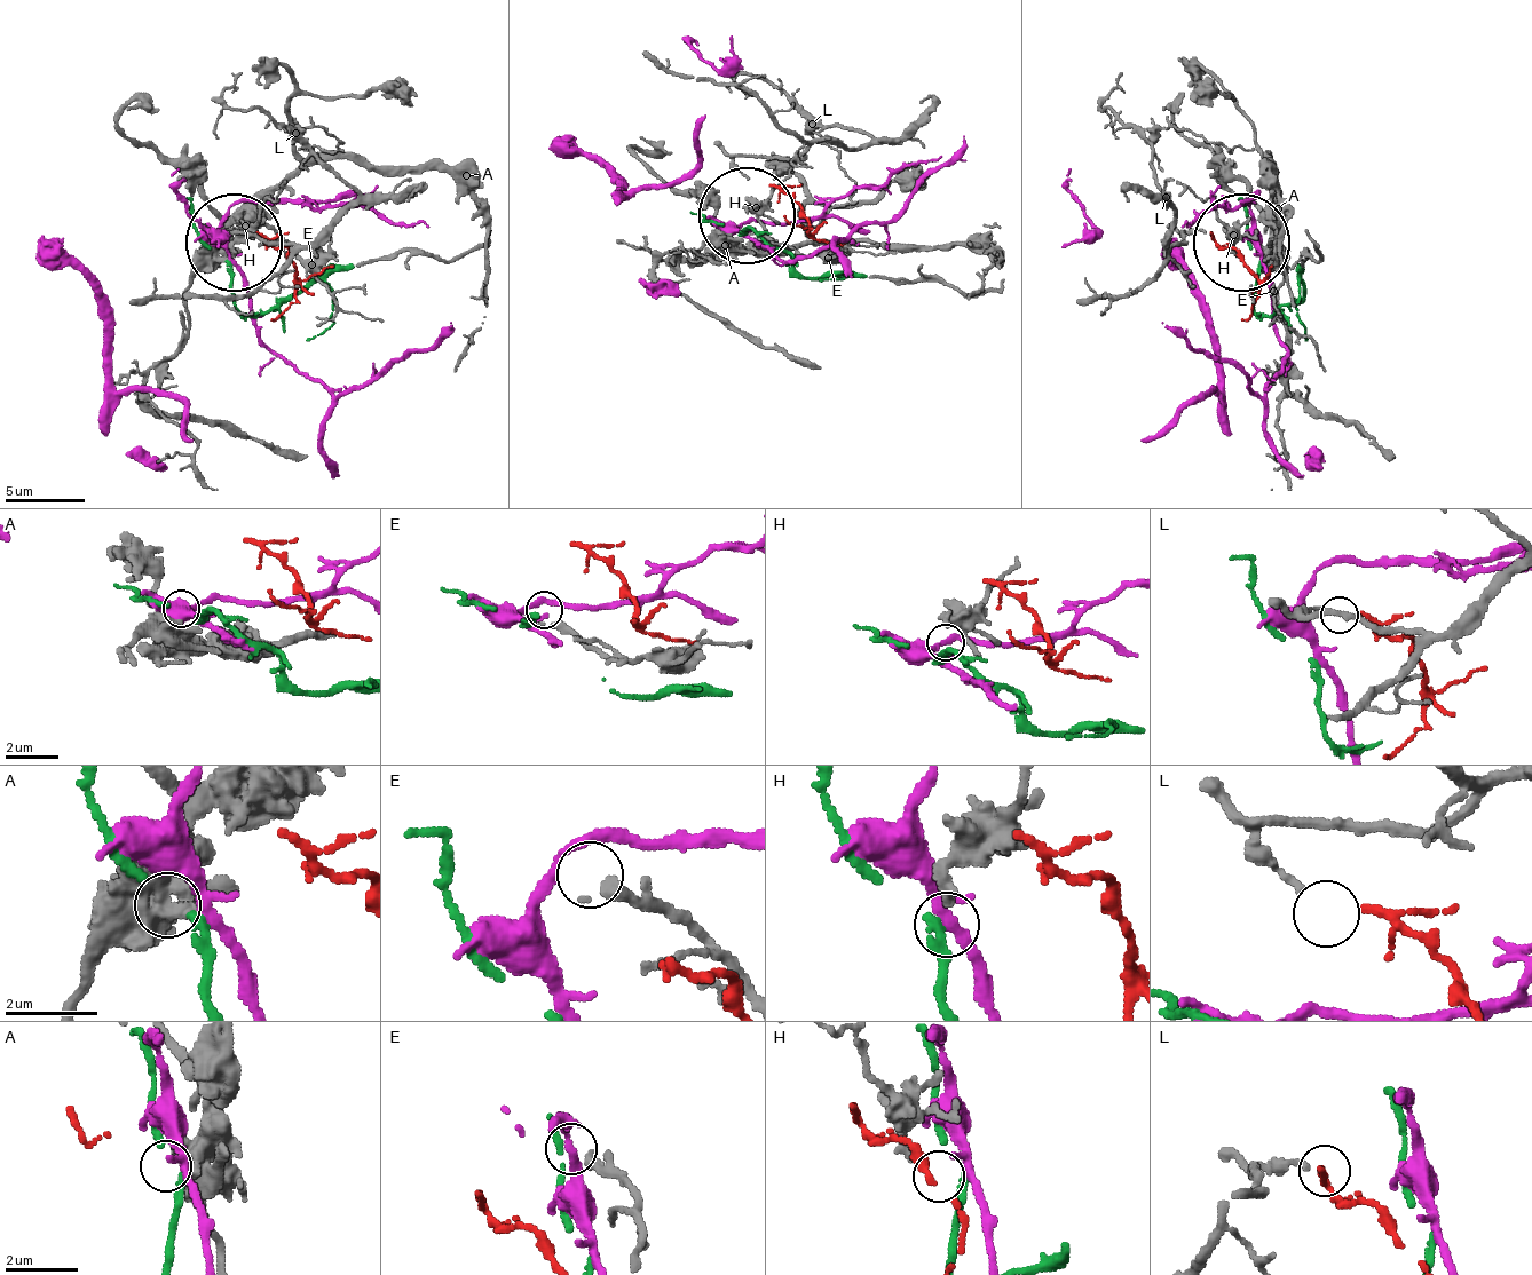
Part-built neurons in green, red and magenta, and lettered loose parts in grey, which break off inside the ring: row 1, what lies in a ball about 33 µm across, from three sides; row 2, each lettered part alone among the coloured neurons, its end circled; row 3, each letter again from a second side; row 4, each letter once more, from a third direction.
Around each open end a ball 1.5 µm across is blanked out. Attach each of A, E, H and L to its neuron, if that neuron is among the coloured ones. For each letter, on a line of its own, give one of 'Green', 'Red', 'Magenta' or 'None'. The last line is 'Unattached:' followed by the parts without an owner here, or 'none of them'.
A: Green
E: None
H: None
L: Red
Unattached: E, H

